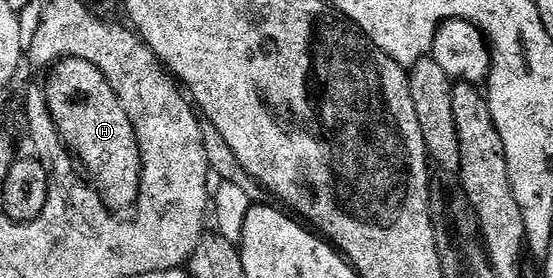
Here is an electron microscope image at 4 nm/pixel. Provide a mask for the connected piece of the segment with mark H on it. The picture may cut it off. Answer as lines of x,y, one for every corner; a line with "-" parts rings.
74,57
58,61
48,70
47,76
49,78
43,82
43,88
58,138
65,142
65,148
79,162
101,201
111,211
125,211
121,209
128,210
136,206
137,193
141,190
141,152
137,136
131,127
131,119
127,119
127,111
123,111
111,83
107,83
107,79
97,67

